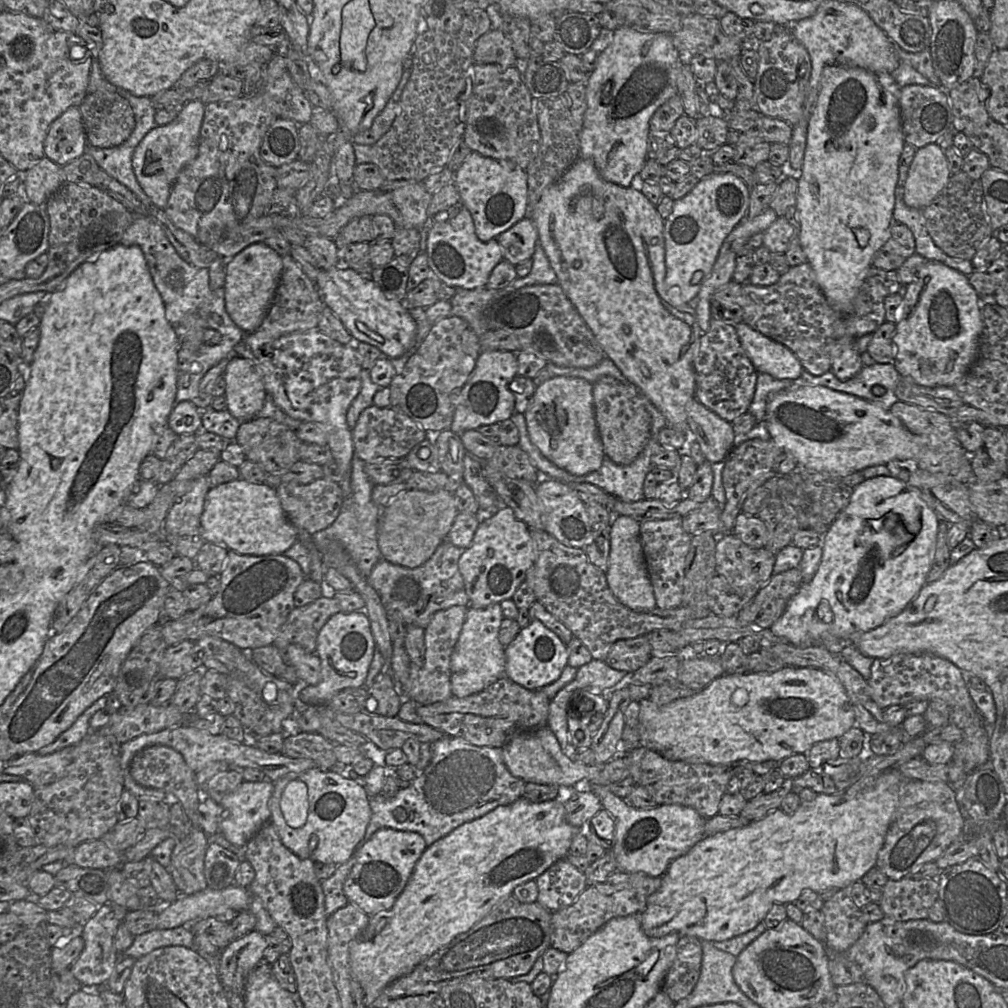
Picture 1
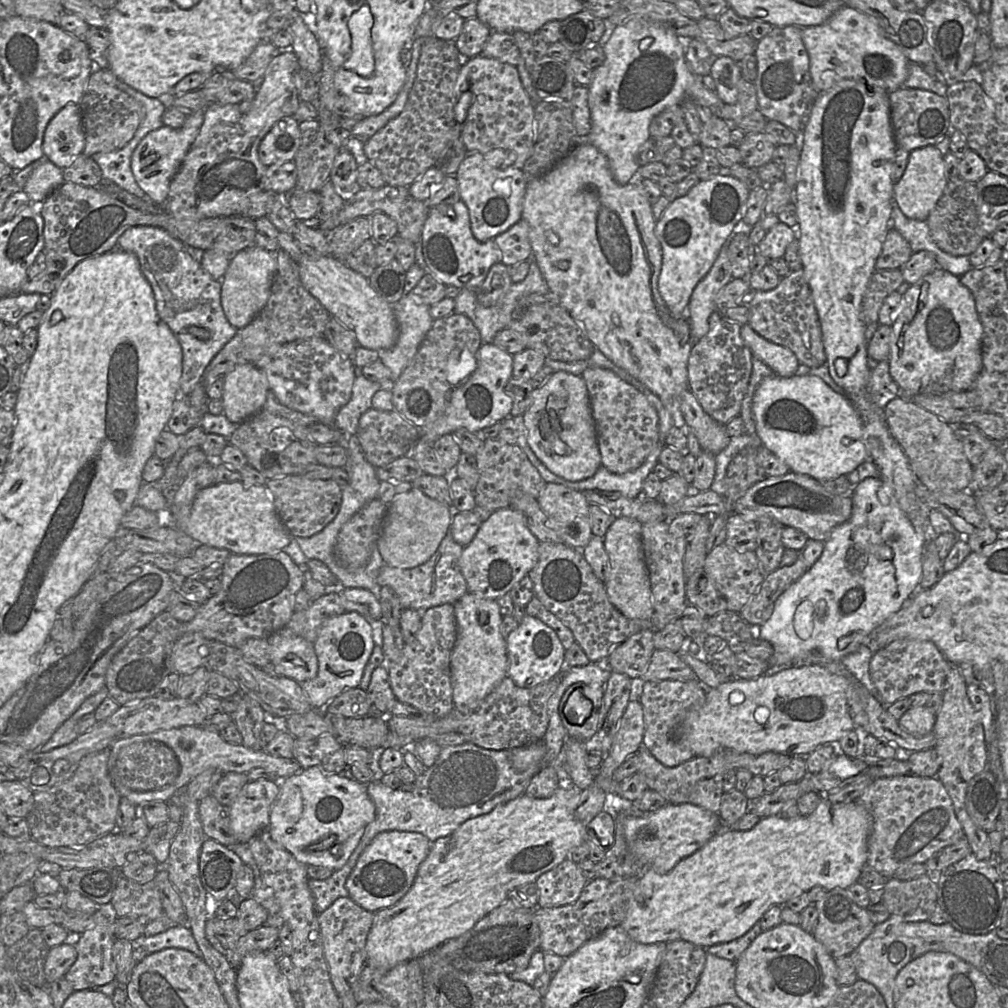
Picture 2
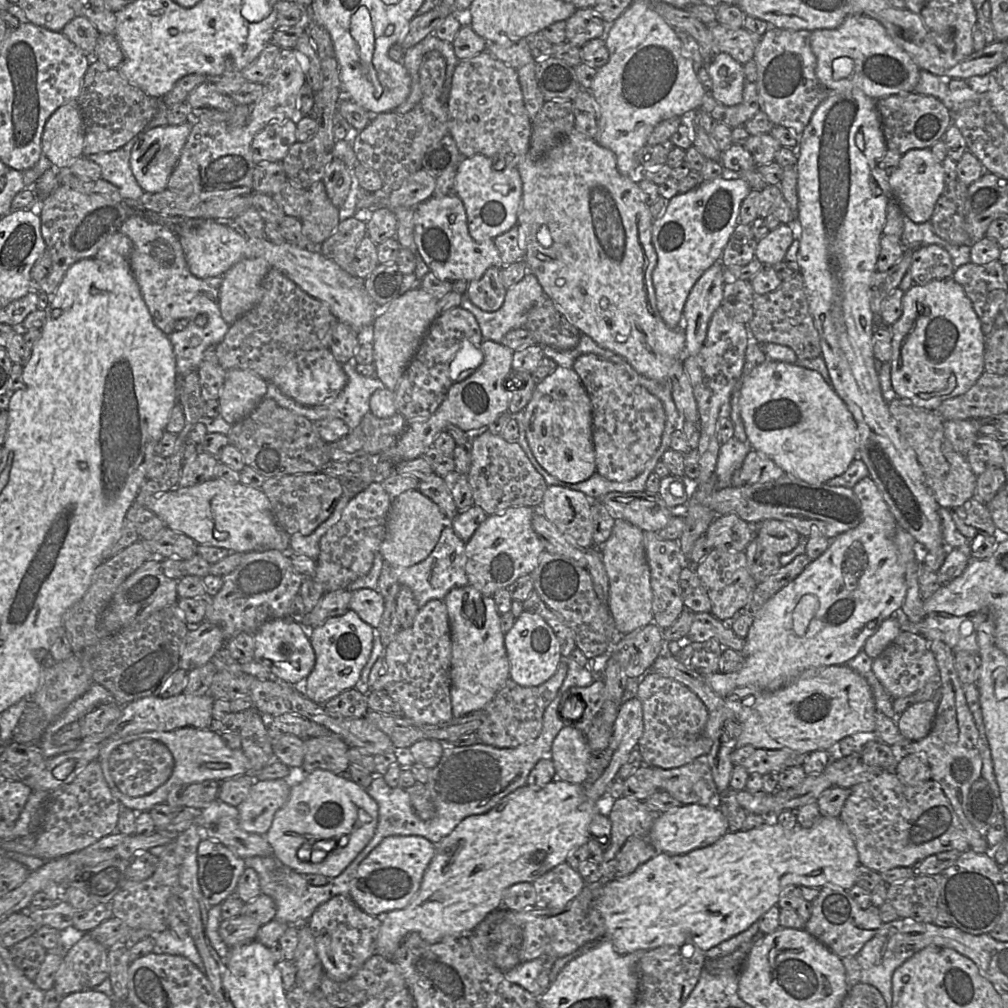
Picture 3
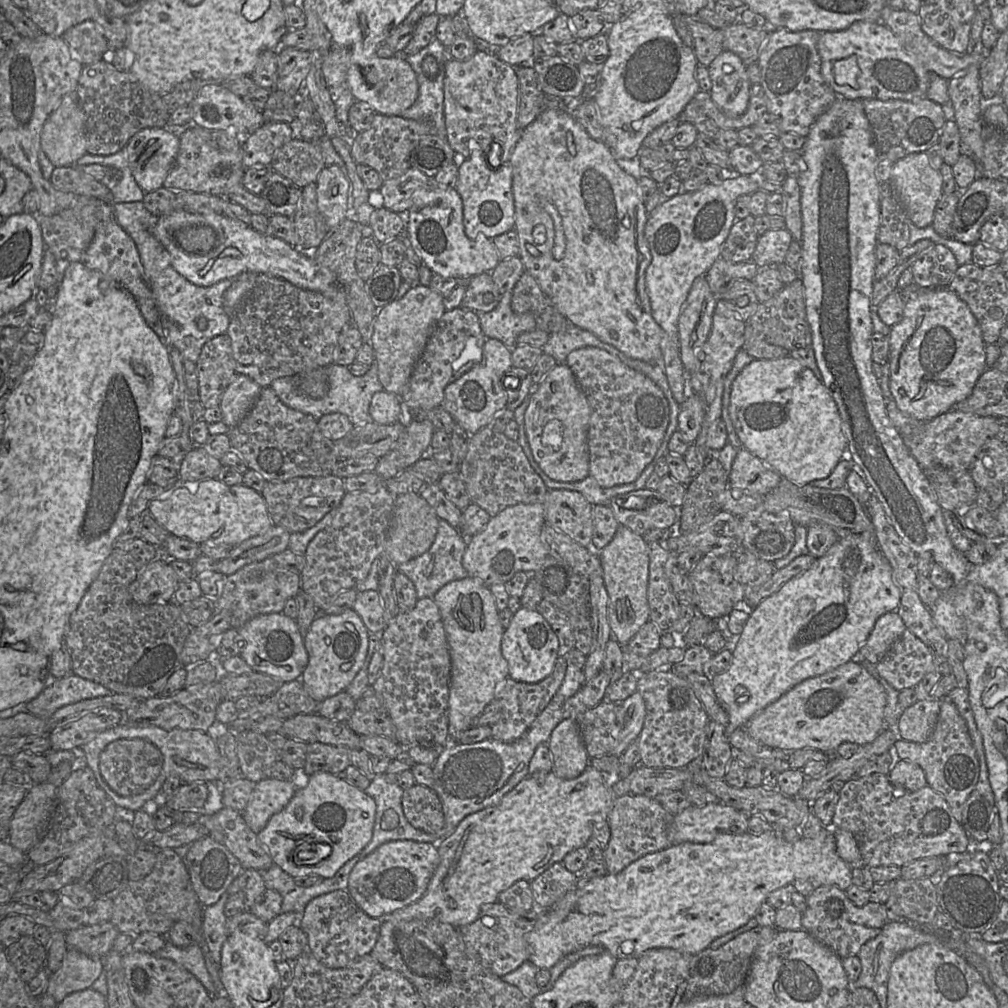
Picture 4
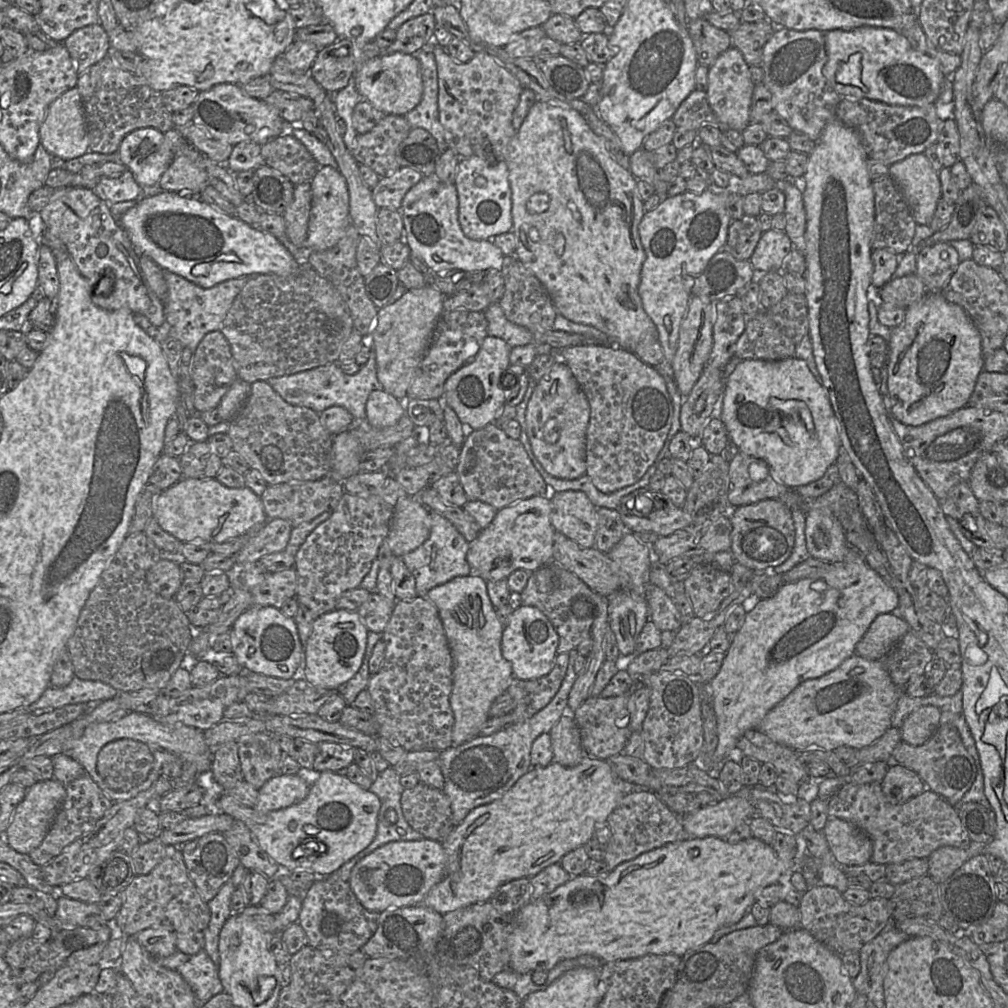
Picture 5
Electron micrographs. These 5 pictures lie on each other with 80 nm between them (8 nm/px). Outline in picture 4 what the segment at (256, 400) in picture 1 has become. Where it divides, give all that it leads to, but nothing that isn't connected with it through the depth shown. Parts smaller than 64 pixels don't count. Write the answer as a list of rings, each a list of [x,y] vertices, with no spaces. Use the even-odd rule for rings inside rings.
[[[236,374],[226,388],[219,403],[222,420],[230,428],[248,413],[262,387],[243,374]]]

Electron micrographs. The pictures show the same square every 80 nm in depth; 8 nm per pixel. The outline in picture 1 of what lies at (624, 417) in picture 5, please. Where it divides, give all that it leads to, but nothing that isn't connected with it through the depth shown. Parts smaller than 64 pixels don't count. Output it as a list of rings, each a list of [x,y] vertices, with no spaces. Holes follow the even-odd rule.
[[[602,376],[592,384],[592,393],[595,410],[595,420],[604,453],[613,462],[620,465],[630,464],[646,446],[651,432],[651,416],[634,387],[627,387],[612,376]]]

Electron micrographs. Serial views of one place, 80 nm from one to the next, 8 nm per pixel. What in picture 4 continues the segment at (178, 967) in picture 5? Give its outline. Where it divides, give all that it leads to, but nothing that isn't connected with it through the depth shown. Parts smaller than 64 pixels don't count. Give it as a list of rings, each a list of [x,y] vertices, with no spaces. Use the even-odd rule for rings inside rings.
[[[167,941],[165,946],[153,955],[180,964],[193,974],[212,996],[217,994],[217,987],[206,968],[204,951],[200,945],[192,944],[186,947],[176,947],[170,941]]]

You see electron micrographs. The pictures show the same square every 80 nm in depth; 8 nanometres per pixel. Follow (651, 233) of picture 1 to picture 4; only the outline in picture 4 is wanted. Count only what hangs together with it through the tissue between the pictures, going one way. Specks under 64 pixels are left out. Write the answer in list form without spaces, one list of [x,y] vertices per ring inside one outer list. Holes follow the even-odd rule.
[[[546,107],[536,119],[526,126],[521,133],[510,158],[512,166],[512,191],[515,206],[515,226],[519,241],[519,257],[527,271],[539,284],[544,294],[557,310],[572,324],[588,330],[601,341],[616,347],[626,356],[650,363],[662,365],[661,341],[664,331],[654,320],[650,299],[645,284],[645,272],[652,260],[648,242],[644,235],[648,215],[641,200],[638,180],[621,169],[611,149],[602,141],[589,136],[583,126],[565,109]]]

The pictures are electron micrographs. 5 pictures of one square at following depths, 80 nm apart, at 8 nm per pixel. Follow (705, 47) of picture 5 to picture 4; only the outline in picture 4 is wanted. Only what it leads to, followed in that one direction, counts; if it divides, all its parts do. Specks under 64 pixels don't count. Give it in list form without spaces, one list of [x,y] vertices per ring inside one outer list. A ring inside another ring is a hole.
[[[682,15],[682,21],[694,40],[694,54],[699,65],[709,67],[712,61],[724,51],[721,29],[713,28],[696,15]]]

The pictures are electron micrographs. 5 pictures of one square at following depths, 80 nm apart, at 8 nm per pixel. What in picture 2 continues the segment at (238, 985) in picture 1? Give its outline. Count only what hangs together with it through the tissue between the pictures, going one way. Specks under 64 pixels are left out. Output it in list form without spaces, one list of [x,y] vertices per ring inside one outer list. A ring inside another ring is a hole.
[[[262,925],[241,937],[236,947],[227,955],[233,968],[237,969],[245,955],[254,951],[267,951],[278,939],[279,928]]]

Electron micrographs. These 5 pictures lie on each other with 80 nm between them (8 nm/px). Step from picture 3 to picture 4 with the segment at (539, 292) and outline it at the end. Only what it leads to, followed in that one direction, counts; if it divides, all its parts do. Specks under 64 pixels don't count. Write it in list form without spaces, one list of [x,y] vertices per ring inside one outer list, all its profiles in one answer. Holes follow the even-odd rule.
[[[512,290],[505,292],[498,305],[489,312],[475,312],[487,338],[500,340],[507,348],[517,346],[517,337],[536,328],[533,313],[515,313],[511,308]]]

